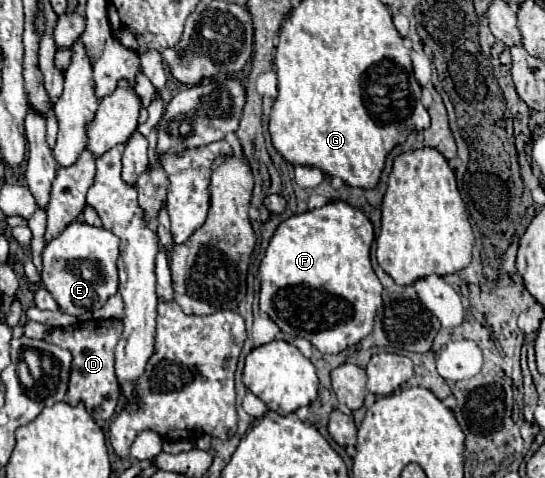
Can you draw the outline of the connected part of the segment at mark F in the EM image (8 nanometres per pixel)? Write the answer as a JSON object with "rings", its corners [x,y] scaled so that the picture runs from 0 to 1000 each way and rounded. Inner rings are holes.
{"rings":[[[613,418],[591,435],[561,439],[514,464],[488,531],[477,548],[477,649],[488,653],[532,707],[554,703],[591,741],[620,741],[686,686],[690,644],[701,636],[701,594],[679,552],[679,515],[686,502],[683,464],[646,427]]]}

